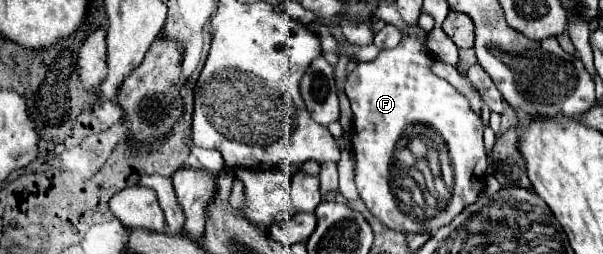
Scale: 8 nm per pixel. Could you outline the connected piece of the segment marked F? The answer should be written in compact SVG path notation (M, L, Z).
M403 37L399 47L391 51L381 51L377 59L359 63L351 75L347 77L345 93L351 101L353 109L353 129L351 129L351 145L353 145L353 161L355 161L355 187L359 197L365 201L367 209L391 231L403 231L414 235L420 230L433 233L431 224L422 226L413 220L413 209L399 203L391 187L391 163L395 145L399 141L399 123L425 123L437 135L443 137L453 171L455 185L451 199L441 211L439 227L447 225L455 215L459 215L467 205L475 203L483 191L487 155L483 143L483 123L469 107L467 99L445 79L431 73L429 65L433 55L429 55L427 47L413 37Z

